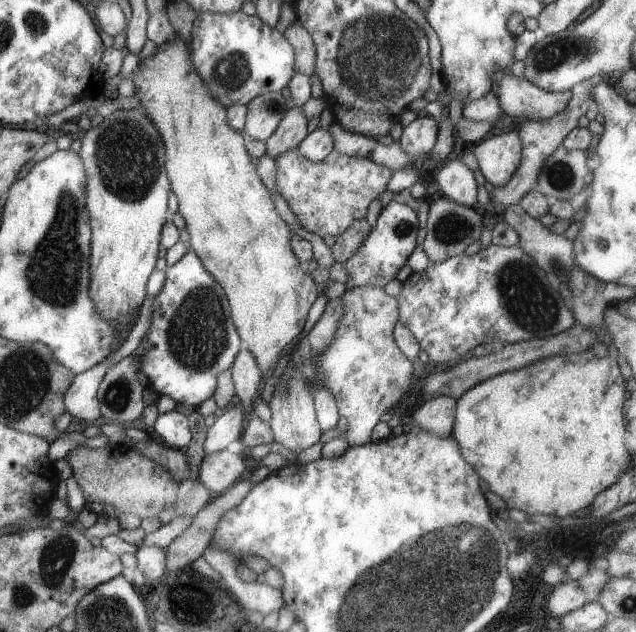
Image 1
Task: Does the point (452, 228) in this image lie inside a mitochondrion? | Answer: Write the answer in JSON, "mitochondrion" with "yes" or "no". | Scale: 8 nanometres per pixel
{"mitochondrion":"yes"}

